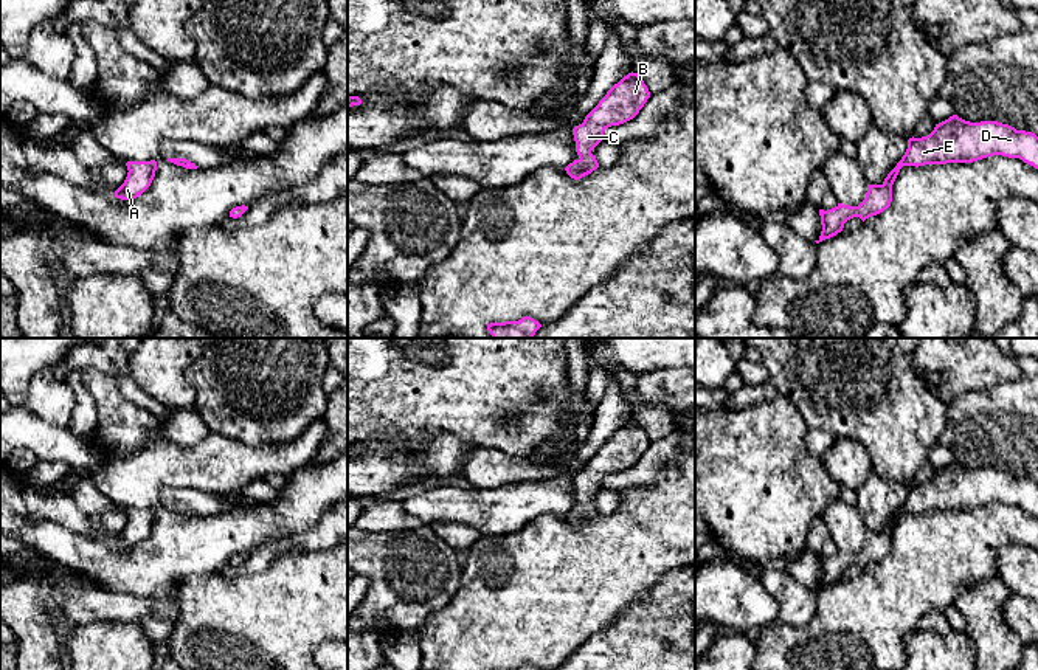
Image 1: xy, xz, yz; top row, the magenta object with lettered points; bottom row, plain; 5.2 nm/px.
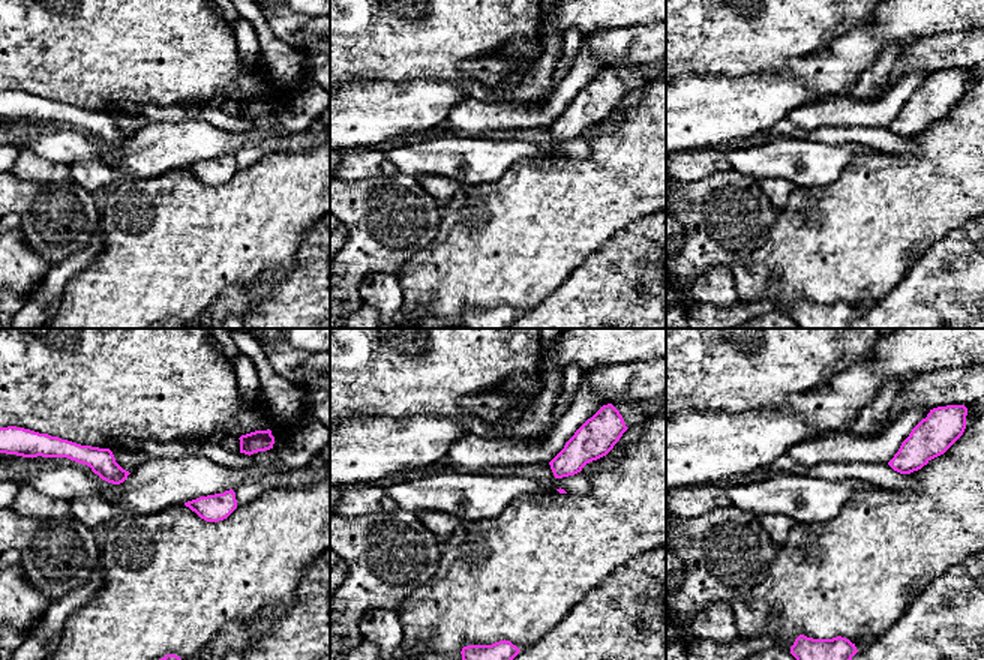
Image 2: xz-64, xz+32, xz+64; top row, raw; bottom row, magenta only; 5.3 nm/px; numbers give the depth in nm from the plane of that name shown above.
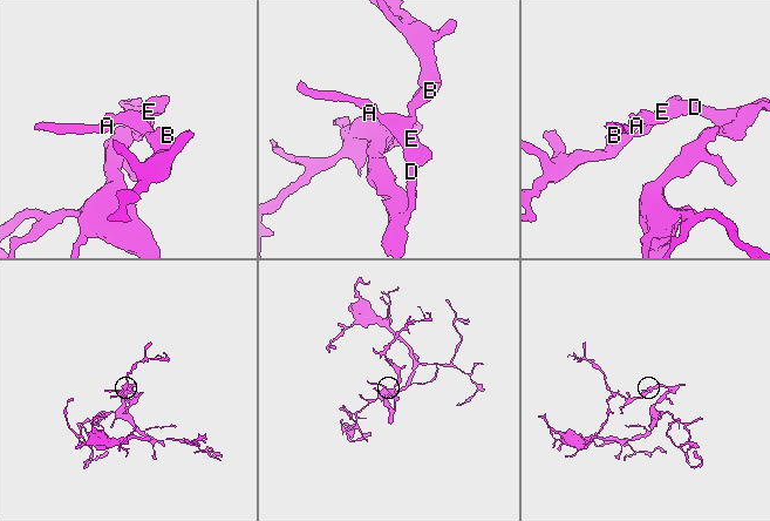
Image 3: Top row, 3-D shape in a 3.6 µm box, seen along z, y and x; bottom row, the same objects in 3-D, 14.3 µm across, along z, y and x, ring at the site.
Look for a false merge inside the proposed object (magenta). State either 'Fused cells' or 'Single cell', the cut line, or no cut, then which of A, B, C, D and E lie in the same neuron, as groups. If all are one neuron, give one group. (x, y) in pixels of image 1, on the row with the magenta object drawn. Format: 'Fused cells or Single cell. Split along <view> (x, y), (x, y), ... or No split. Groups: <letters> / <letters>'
Single cell. No split. Groups: A B C D E

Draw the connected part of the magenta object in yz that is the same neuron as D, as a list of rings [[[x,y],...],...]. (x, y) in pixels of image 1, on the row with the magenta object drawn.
[[[953,115],[936,124],[929,135],[909,138],[897,166],[881,185],[867,185],[866,197],[858,206],[838,203],[832,209],[819,209],[822,231],[815,242],[836,236],[853,217],[864,222],[887,209],[892,202],[892,185],[903,166],[973,163],[993,155],[1019,158],[1038,169],[1038,136],[998,121],[970,123]]]

